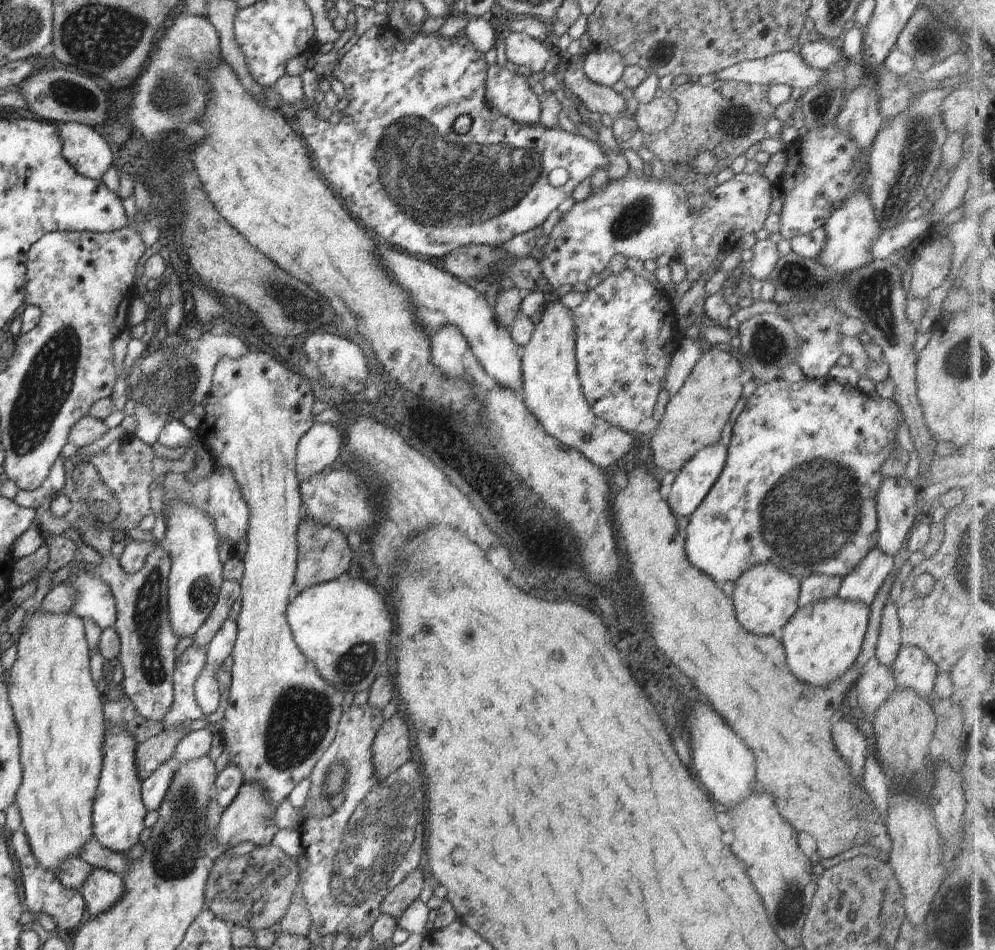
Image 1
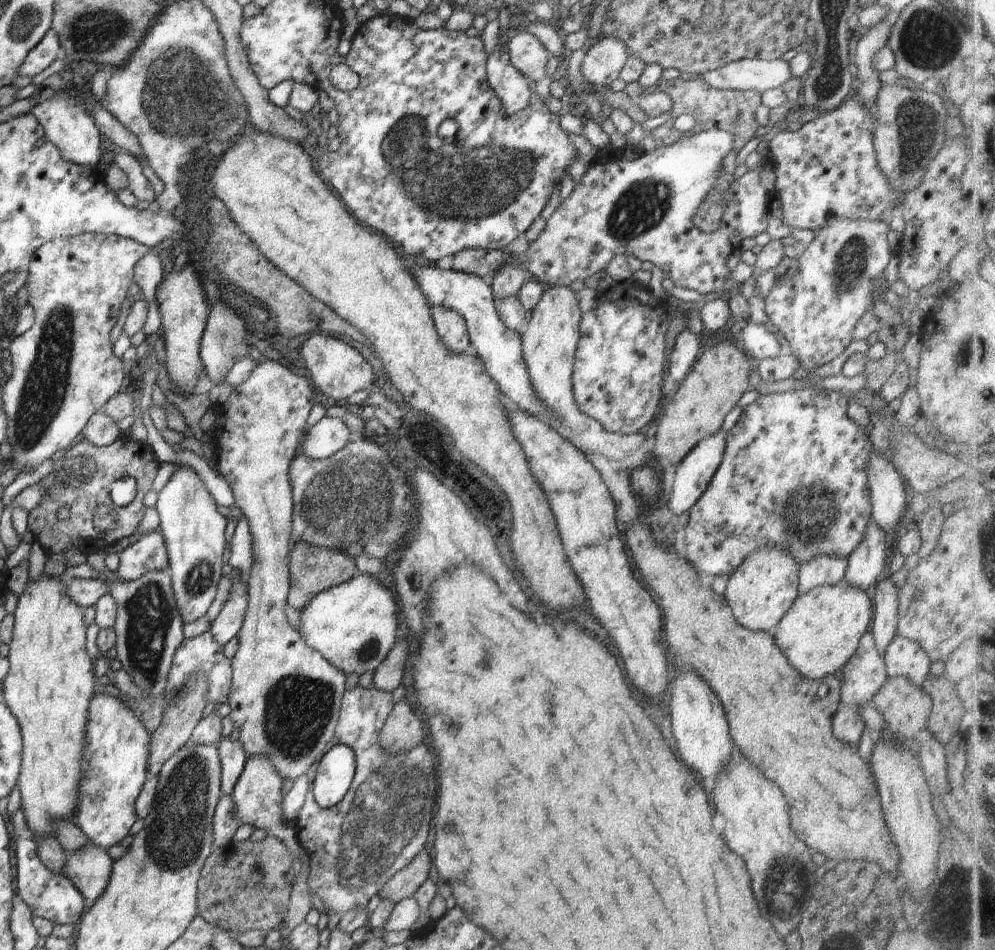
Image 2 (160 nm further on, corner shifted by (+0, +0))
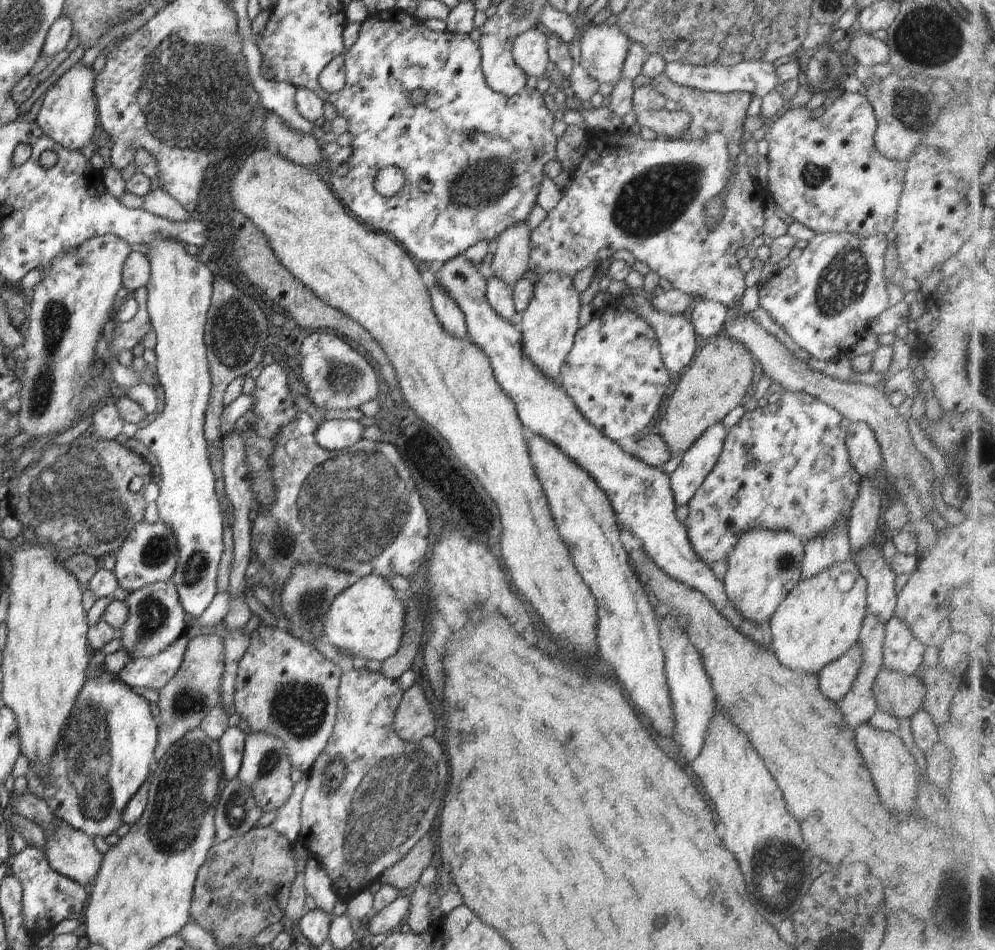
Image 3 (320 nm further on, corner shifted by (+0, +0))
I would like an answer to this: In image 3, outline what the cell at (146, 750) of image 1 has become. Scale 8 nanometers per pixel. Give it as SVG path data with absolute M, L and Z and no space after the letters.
M203 634L189 640L178 672L154 696L160 708L154 751L155 762L159 761L187 732L198 728L210 708L224 706L221 697L221 680L224 672L225 648L219 636Z

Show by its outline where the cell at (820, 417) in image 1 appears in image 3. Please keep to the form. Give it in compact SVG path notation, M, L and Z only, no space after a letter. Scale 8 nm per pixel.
M790 391L773 404L746 412L738 424L728 429L718 462L688 503L689 514L683 526L695 553L708 565L727 559L740 534L756 527L786 530L805 544L836 521L848 518L861 479L850 462L845 443L850 423L825 402L806 393Z

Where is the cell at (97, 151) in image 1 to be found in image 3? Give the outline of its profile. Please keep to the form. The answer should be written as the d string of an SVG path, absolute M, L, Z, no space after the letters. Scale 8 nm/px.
M80 61L75 63L45 93L44 102L35 119L41 131L48 135L48 138L68 150L80 151L83 146L96 139L94 129L98 122L98 113L93 93L95 76L96 73L92 66L88 67Z

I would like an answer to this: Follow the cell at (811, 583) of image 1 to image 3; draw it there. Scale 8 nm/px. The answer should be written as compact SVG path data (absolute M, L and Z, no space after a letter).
M847 518L836 521L822 534L804 544L801 578L810 578L831 564L845 563L852 558L852 547L847 535Z

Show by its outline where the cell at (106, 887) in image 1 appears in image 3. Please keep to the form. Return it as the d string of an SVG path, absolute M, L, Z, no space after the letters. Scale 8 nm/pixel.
M64 821L50 827L45 835L44 854L52 870L90 889L103 859L93 837Z

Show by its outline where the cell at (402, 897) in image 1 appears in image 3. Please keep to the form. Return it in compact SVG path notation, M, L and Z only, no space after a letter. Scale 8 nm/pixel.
M430 832L426 833L416 844L390 868L380 874L378 880L383 884L395 886L399 892L418 882L420 875L430 866L434 844Z

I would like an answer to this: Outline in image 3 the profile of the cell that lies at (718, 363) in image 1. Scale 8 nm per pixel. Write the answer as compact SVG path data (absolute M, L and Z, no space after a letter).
M713 336L696 352L692 362L681 373L660 422L659 435L671 454L685 453L709 426L722 423L731 410L743 404L746 392L752 386L754 361L747 347L728 336Z

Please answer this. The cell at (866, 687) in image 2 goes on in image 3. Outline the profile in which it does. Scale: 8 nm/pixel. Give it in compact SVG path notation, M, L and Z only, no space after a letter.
M856 644L835 661L829 662L823 669L820 669L816 676L822 694L835 703L840 698L844 698L857 677L862 661L861 648Z

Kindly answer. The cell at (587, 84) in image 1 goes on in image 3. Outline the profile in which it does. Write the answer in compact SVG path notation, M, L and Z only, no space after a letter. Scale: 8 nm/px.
M665 108L650 112L636 110L638 124L654 130L662 138L680 139L687 131L691 121L691 114L682 108L673 111Z

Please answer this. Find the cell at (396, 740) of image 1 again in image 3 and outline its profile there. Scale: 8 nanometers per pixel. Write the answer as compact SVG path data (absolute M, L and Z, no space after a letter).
M417 683L403 692L394 713L393 727L401 739L418 742L421 738L434 734L436 720L422 687Z

